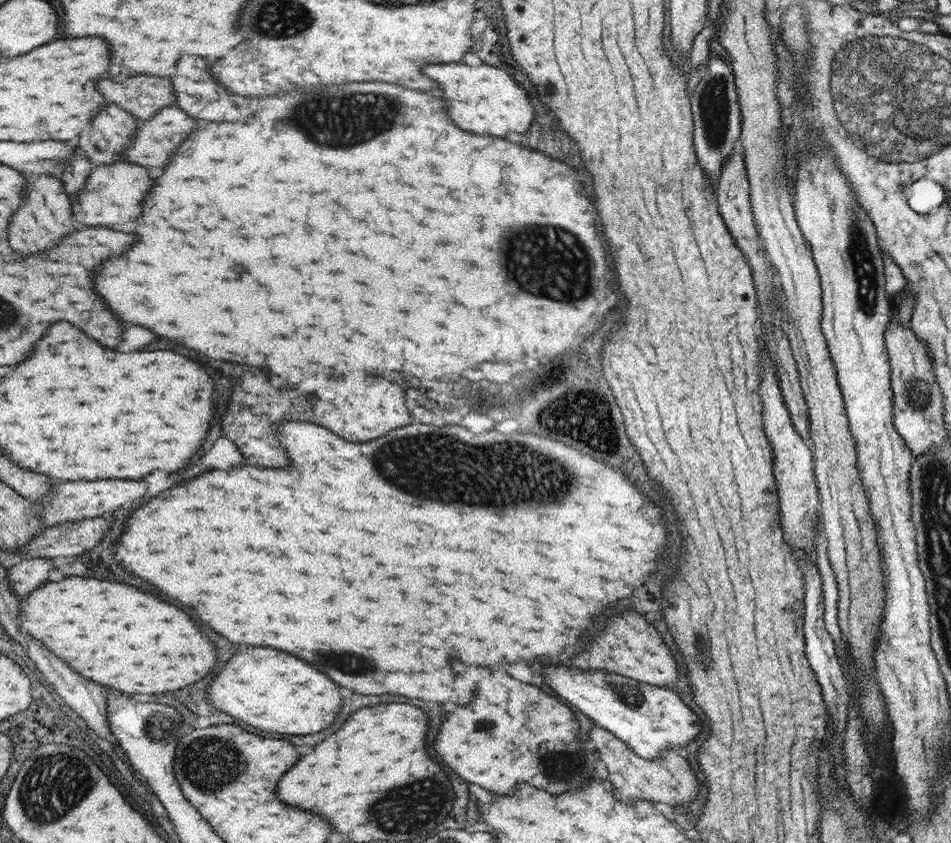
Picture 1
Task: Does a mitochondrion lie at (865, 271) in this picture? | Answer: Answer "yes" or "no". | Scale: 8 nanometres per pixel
yes

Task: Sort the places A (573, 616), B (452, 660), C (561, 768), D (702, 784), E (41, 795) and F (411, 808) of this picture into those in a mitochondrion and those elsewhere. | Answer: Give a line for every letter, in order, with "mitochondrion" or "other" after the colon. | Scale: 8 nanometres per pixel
A: other
B: other
C: mitochondrion
D: other
E: mitochondrion
F: mitochondrion

